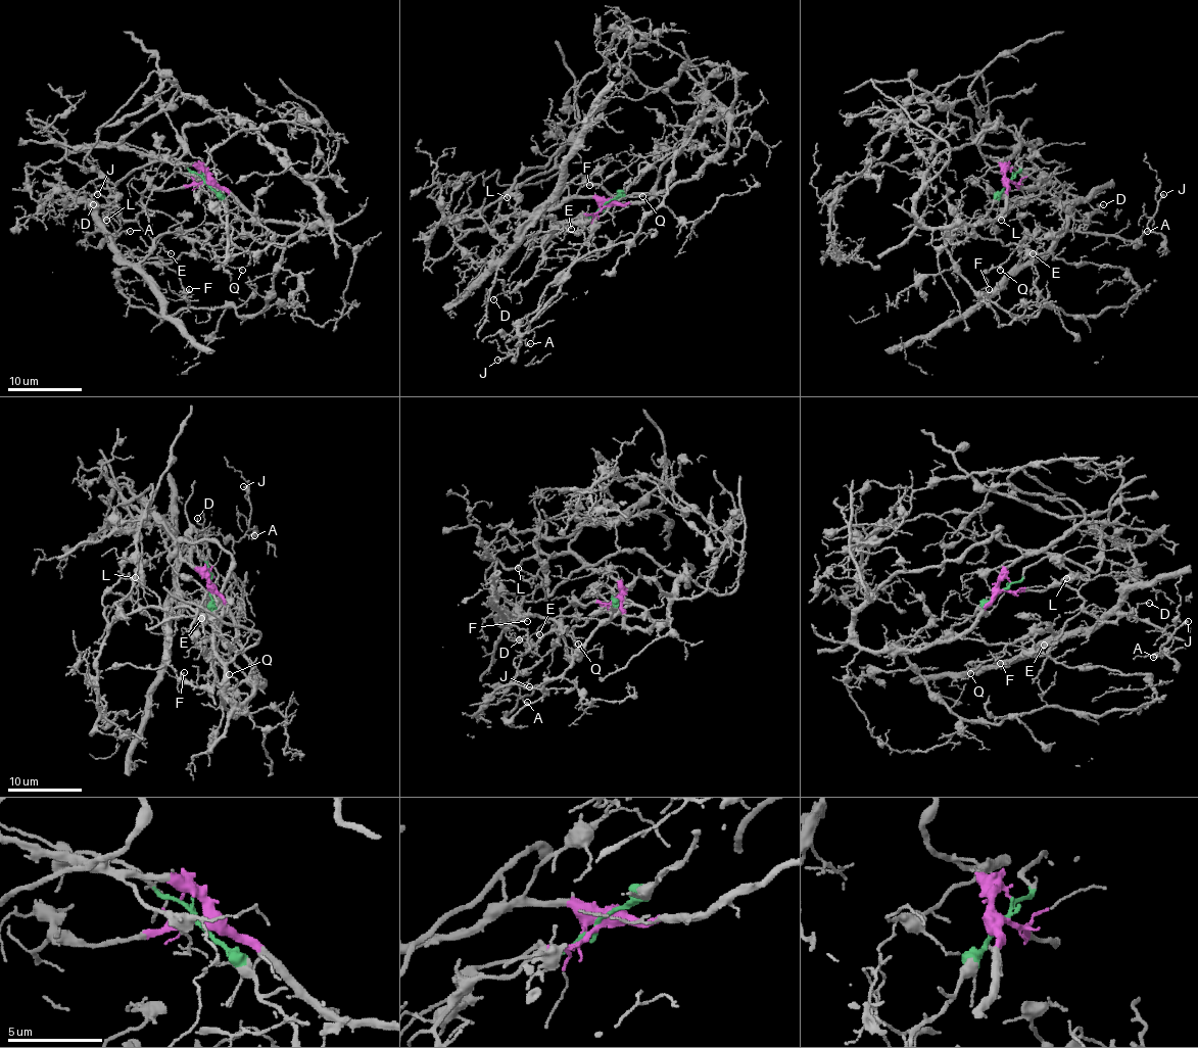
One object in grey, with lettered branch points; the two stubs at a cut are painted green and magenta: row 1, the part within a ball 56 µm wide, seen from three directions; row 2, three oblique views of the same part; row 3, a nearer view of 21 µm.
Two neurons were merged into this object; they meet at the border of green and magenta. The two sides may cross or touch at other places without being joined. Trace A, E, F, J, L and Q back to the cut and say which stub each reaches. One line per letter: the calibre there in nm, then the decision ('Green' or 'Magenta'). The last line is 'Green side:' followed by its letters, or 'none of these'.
A: Thickness 130 nm. Green
E: Thickness 120 nm. Green
F: Thickness 80 nm. Green
J: Thickness 190 nm. Green
L: Thickness 140 nm. Green
Q: Thickness 110 nm. Green
Green side: A, E, F, J, L, Q

